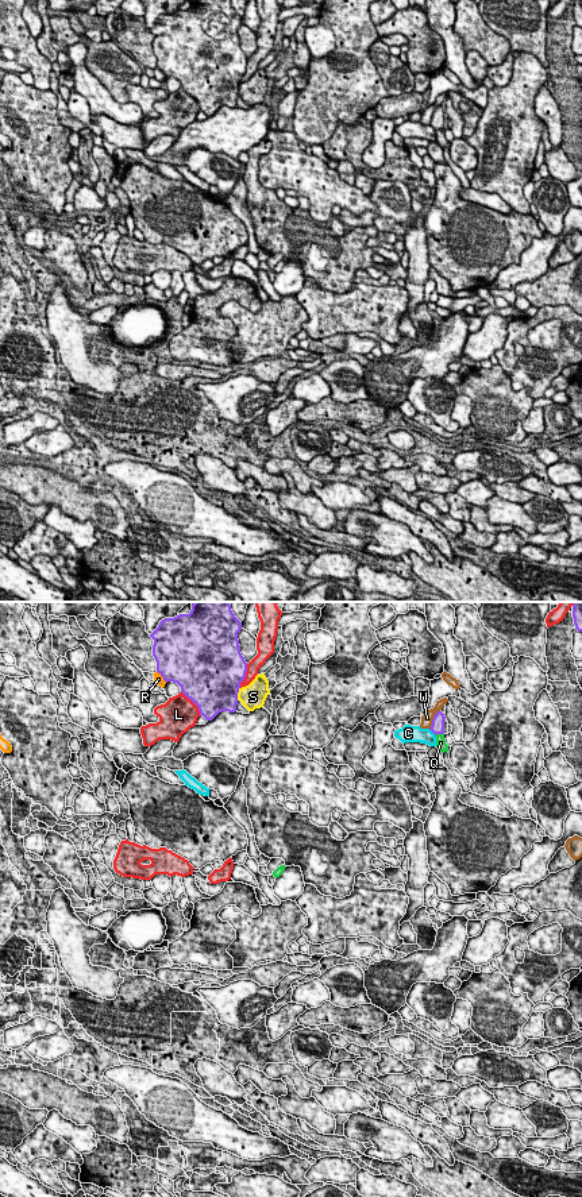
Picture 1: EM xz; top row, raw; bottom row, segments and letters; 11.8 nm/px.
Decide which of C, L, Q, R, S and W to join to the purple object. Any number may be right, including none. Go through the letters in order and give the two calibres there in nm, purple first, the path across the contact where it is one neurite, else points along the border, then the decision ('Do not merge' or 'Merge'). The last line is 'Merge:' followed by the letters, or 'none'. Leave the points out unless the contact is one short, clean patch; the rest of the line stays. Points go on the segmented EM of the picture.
C: Thickness 160 nm (purple) against 190 nm. Do not merge
L: Thickness 500 nm (purple) against 440 nm. Do not merge
Q: Thickness 160 nm (purple) against 130 nm. Boundary: xz (443, 733), (435, 736). Do not merge
R: Thickness 500 nm (purple) against 120 nm. Do not merge
S: Thickness 500 nm (purple) against 300 nm. Boundary: xz (239, 687), (236, 699). Do not merge
W: Thickness 160 nm (purple) against 130 nm. Do not merge
Merge: none

